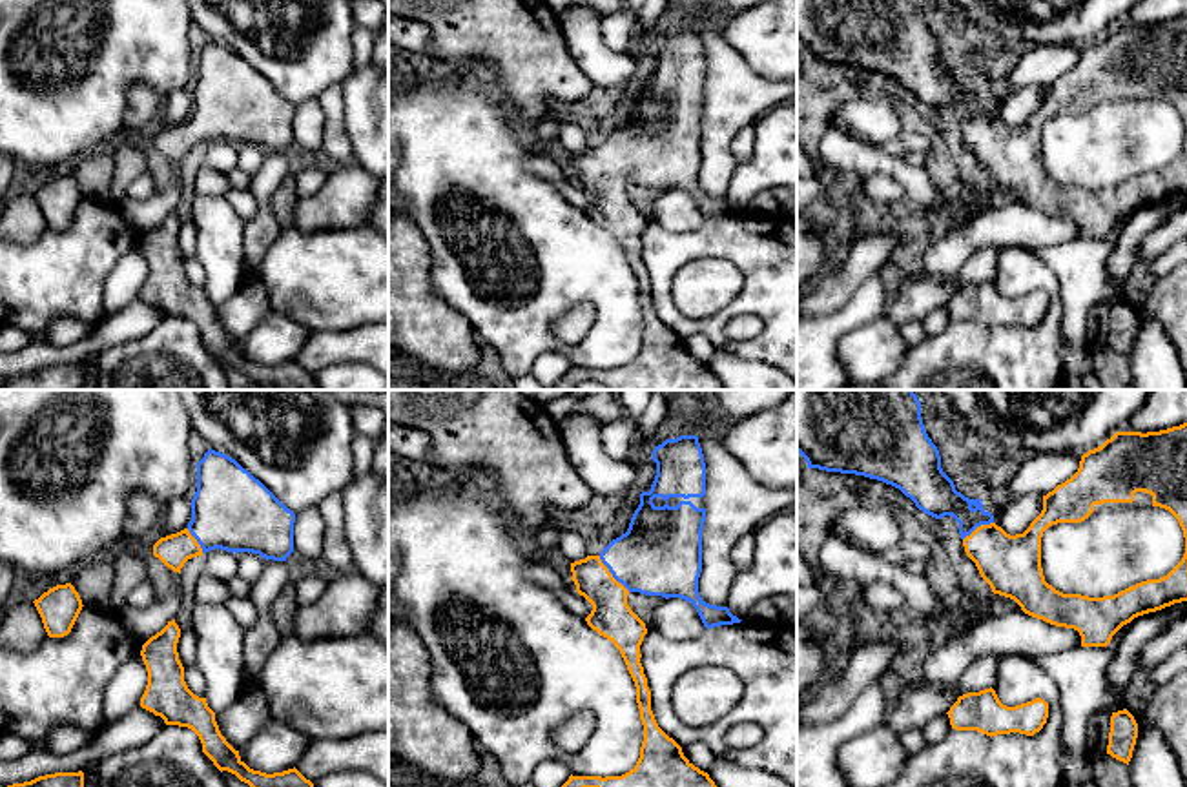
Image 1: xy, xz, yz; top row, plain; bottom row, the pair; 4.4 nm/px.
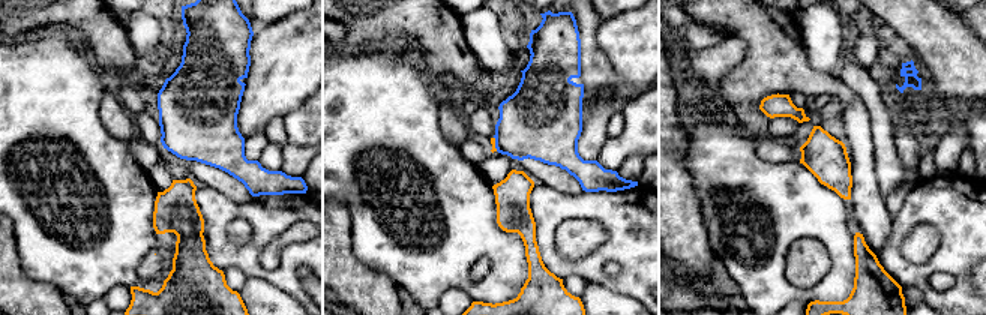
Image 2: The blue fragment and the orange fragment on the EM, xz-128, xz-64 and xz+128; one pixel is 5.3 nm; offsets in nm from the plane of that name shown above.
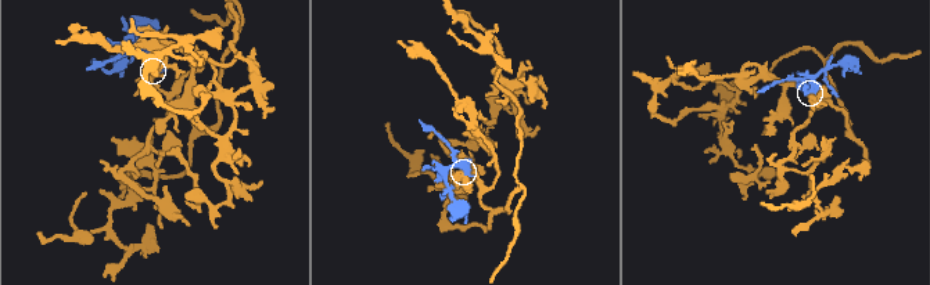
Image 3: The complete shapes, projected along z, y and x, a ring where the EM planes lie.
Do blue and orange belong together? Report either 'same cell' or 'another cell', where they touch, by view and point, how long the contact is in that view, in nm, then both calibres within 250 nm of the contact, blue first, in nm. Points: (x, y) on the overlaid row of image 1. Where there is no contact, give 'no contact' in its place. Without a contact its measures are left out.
same cell; contact xz (611, 572); length 220 nm; calibres 360 and 180 nm

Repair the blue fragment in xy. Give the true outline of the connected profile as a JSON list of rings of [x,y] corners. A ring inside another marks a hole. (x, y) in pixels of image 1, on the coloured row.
[[[208,450],[197,463],[197,492],[191,499],[191,521],[177,534],[160,537],[153,556],[181,574],[184,563],[204,552],[252,552],[274,561],[286,561],[294,552],[295,514],[286,508],[259,479],[226,454]]]

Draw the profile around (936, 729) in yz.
[[[941,714],[941,716],[932,718],[921,731],[930,745],[939,743],[952,731],[948,714]]]

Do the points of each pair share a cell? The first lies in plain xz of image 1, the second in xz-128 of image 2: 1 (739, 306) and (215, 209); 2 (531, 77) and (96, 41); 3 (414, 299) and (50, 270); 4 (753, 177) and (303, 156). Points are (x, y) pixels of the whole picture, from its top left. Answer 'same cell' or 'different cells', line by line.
1: same cell
2: same cell
3: different cells
4: different cells

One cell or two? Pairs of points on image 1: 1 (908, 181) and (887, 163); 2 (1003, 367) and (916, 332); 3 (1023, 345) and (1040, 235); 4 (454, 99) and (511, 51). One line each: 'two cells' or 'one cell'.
1: one cell
2: two cells
3: two cells
4: two cells

